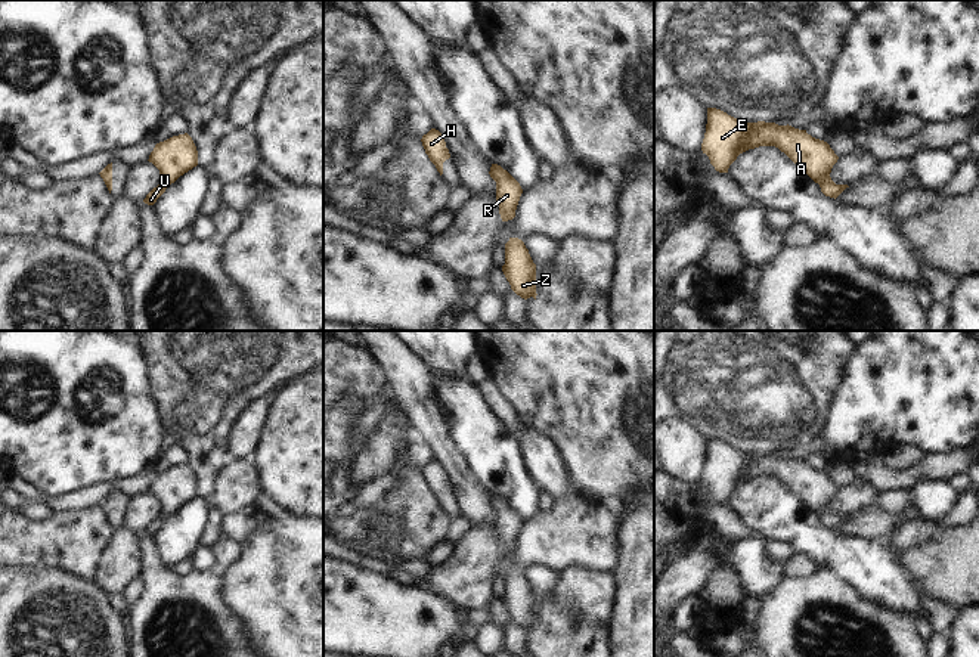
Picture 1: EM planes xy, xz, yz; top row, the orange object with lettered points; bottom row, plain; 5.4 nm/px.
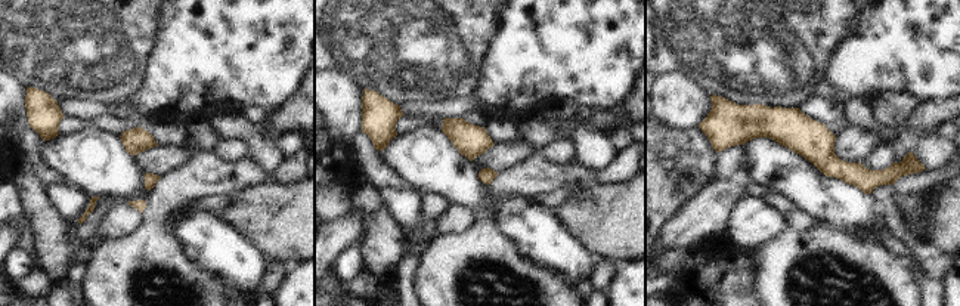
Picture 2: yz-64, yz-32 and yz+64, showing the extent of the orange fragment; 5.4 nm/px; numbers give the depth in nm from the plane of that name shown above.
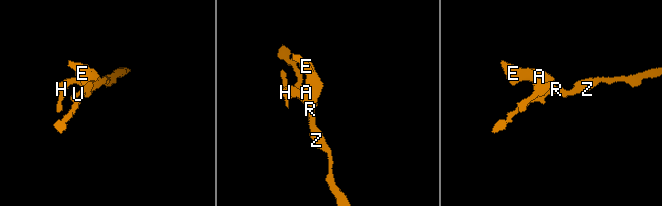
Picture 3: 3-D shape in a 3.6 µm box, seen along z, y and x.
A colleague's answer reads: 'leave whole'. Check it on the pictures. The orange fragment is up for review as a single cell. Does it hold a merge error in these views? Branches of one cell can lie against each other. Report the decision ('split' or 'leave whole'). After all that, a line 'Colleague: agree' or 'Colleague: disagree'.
leave whole
Colleague: agree

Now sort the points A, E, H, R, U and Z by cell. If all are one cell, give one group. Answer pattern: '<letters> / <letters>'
A E H R U Z

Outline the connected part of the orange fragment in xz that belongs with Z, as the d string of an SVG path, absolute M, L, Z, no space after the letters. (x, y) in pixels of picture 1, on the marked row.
M509 238L505 244L502 272L517 295L524 300L530 297L536 300L536 264L521 239Z

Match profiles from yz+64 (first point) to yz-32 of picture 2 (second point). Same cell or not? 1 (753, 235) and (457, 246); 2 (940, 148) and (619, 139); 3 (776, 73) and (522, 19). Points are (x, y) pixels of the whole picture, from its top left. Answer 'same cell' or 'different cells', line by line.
1: different cells
2: different cells
3: different cells

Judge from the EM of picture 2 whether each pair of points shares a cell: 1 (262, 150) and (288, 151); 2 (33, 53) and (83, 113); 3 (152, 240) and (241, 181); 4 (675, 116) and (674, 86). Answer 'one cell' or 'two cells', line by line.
1: two cells
2: two cells
3: one cell
4: one cell

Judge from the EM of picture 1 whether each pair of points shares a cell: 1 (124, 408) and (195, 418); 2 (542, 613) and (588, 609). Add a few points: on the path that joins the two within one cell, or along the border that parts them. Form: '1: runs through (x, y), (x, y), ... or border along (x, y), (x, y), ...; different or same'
1: border along (146, 381), (160, 422), (167, 433); different
2: runs through (554, 613), (576, 613); same

